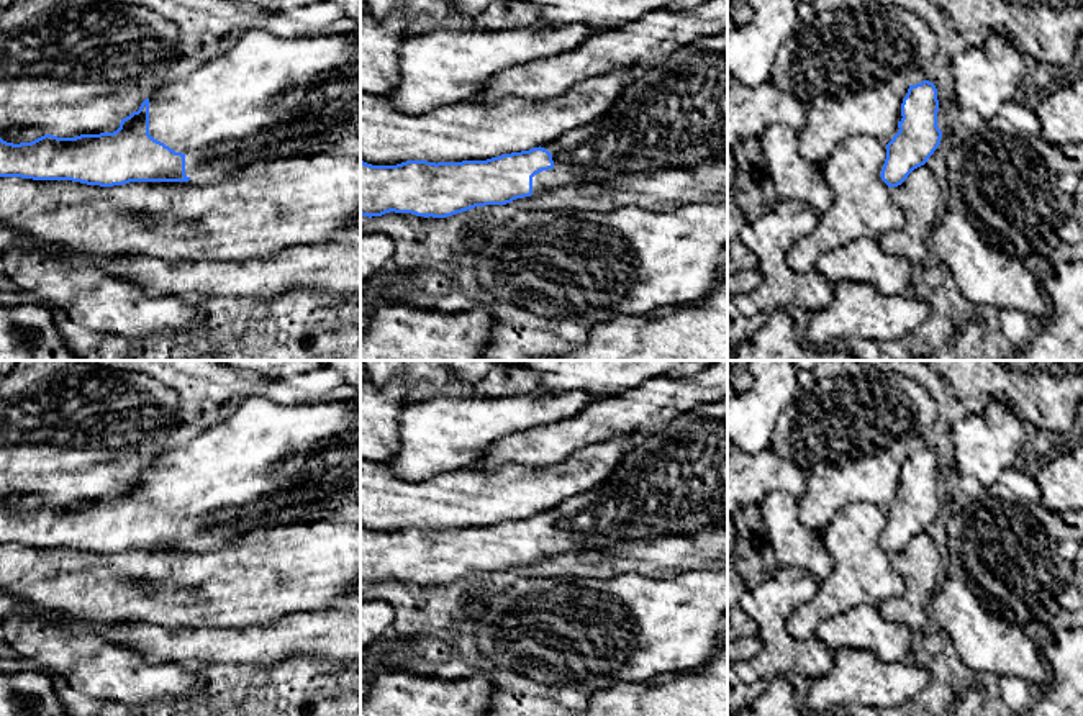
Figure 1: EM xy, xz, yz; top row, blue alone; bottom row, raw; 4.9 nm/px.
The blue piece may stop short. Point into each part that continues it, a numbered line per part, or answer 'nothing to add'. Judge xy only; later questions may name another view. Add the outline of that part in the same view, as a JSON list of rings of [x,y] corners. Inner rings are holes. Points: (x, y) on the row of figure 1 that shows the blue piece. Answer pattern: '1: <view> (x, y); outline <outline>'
1: xy (303, 89); outline [[[251,29],[244,33],[242,38],[224,54],[206,61],[202,67],[182,79],[165,82],[149,97],[149,134],[175,152],[185,156],[185,175],[190,179],[187,182],[190,185],[218,184],[252,159],[300,156],[310,147],[354,133],[360,133],[360,31],[333,36],[275,36],[264,29]],[[270,136],[279,136],[280,139],[274,144],[264,146],[262,149],[254,149],[251,146],[254,138]]]

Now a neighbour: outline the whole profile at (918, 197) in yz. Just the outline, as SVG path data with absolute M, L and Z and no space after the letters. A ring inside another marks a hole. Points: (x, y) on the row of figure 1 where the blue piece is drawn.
M924 164L914 169L901 185L891 187L890 195L893 203L903 211L904 224L898 229L886 231L877 241L881 249L890 254L906 257L913 264L921 262L927 256L926 241L931 238L936 221L944 208L944 198L940 195L937 179Z

